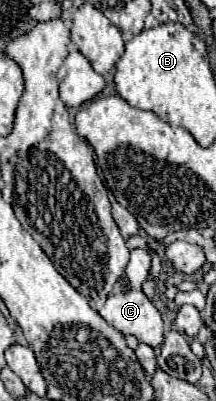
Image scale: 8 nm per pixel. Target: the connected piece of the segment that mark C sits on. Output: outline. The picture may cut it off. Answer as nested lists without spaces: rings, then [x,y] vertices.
[[[142,291],[110,293],[100,315],[122,335],[134,335],[140,343],[158,347],[162,343],[164,321],[156,305]]]

